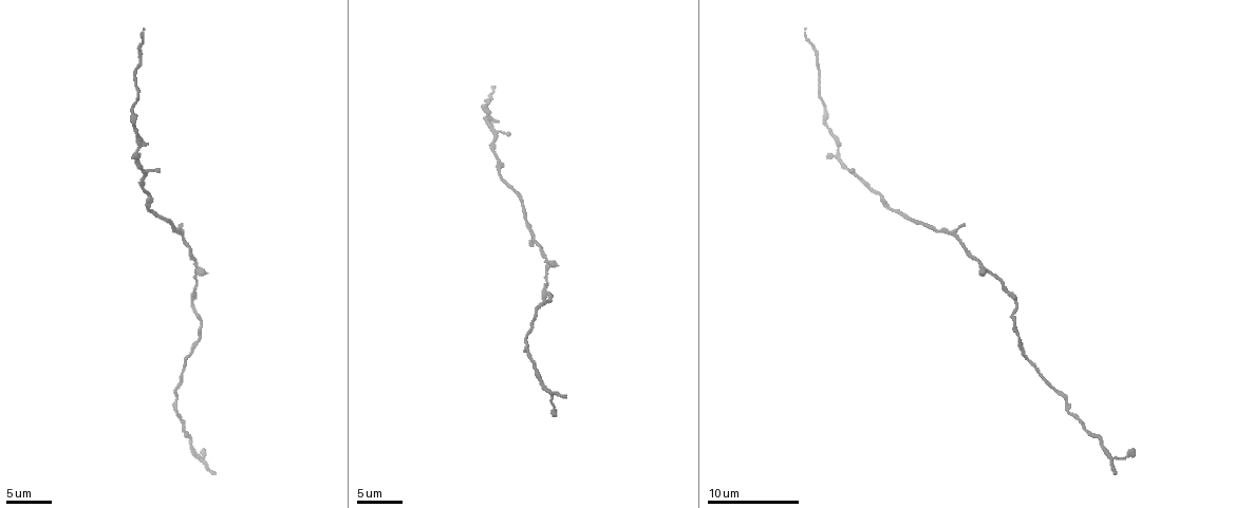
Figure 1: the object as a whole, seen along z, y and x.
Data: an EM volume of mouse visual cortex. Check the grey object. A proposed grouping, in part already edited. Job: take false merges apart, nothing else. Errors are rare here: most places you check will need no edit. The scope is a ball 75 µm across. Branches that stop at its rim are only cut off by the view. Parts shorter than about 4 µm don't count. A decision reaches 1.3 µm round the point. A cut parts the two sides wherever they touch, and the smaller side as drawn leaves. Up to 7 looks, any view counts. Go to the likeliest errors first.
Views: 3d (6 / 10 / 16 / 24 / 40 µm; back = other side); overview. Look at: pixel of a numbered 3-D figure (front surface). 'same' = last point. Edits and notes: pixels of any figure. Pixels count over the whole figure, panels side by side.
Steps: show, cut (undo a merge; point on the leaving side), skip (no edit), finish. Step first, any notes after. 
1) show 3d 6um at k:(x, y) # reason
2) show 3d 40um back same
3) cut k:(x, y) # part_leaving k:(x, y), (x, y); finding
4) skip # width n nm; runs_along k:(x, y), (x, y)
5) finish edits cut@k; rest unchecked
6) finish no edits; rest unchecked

show 3d 16um at 1:(545, 270) # three arms meet

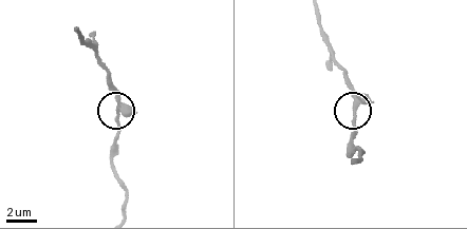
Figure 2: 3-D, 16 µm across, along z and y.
show 3d 6um at 2:(353, 105)

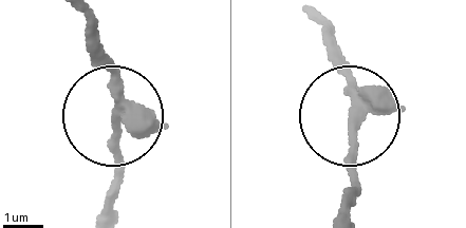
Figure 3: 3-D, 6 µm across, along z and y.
skip # width 270 nm; continuous, no second neuron

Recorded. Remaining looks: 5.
show 3d 10um at 1:(837, 153) # three arms meet

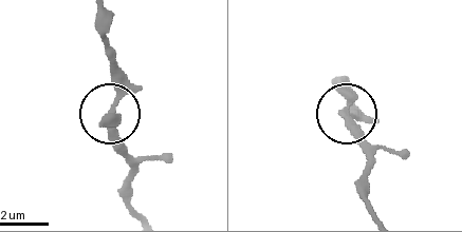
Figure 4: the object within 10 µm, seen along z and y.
skip # all the same neuron

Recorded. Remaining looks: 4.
show 3d 10um at 1:(1025, 356) # thick turns thin

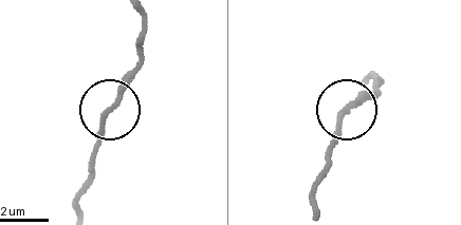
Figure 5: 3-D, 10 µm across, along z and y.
show 3d 6um at 5:(352, 107)

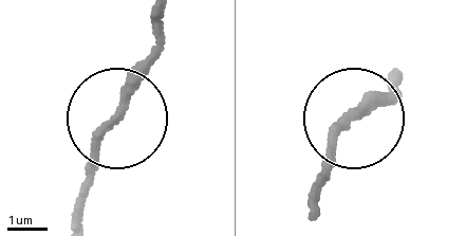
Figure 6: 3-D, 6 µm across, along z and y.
skip # continuous, no second neuron

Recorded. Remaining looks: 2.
finish no edits; rest unchecked

